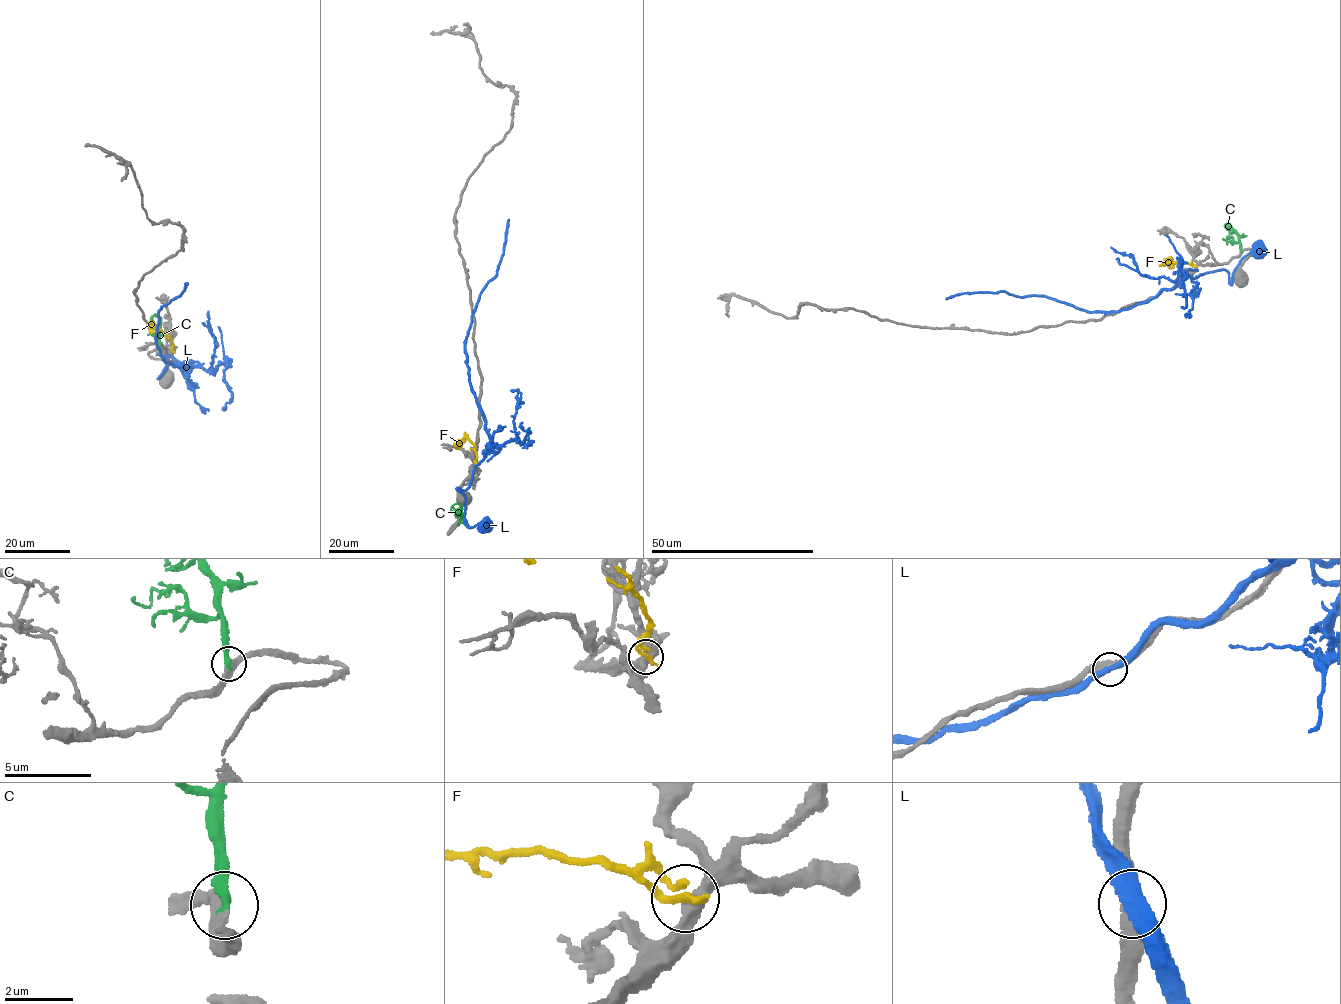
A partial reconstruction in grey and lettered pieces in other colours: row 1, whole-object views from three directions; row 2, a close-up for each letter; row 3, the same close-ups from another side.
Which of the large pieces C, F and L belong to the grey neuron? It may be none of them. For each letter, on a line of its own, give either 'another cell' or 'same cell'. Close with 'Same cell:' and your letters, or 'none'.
C: same cell
F: another cell
L: another cell
Same cell: C

